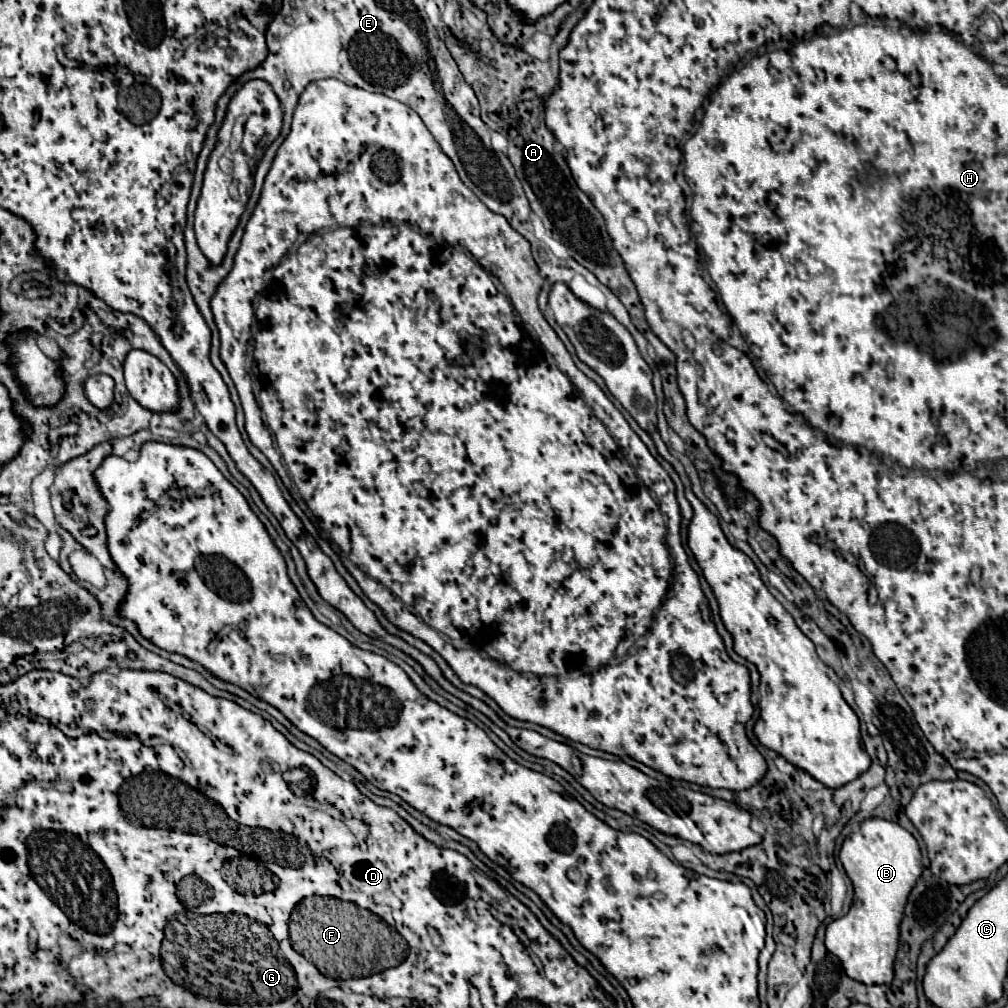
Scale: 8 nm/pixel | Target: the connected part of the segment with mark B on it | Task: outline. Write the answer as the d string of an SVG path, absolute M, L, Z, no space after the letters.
M865 819L859 831L845 839L839 859L853 883L855 897L849 913L827 925L825 947L841 959L851 979L865 985L891 983L903 909L911 889L923 873L917 839L893 821Z

